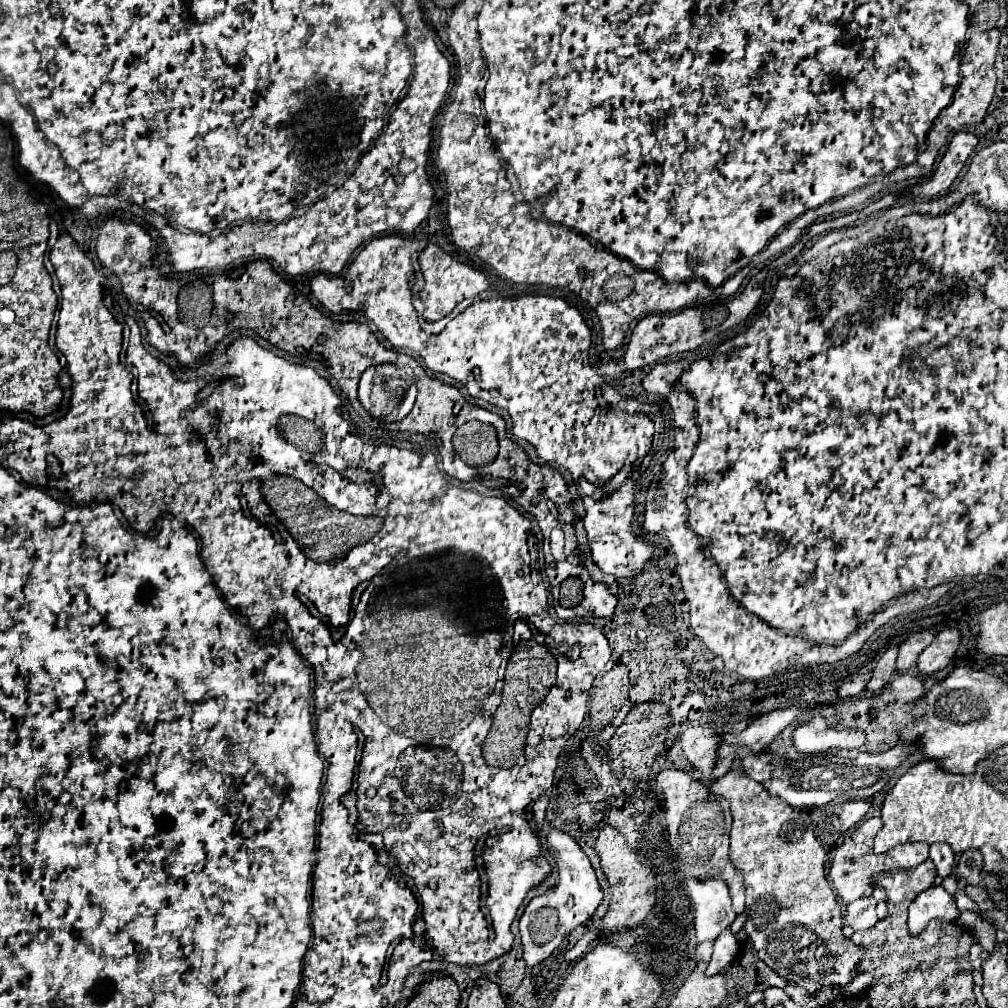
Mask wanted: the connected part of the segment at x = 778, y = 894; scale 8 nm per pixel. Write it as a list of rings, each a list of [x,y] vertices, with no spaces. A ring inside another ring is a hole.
[[[738,759],[732,763],[732,769],[730,769],[724,777],[716,779],[716,781],[710,785],[710,793],[716,795],[716,797],[722,797],[722,799],[726,799],[726,801],[730,801],[730,813],[732,813],[732,821],[734,821],[734,823],[732,823],[732,831],[730,831],[730,861],[732,861],[732,865],[742,873],[742,879],[744,879],[744,889],[746,889],[746,911],[744,911],[746,923],[744,923],[744,931],[746,931],[746,935],[750,937],[750,941],[754,943],[754,949],[756,949],[758,957],[760,957],[764,963],[770,963],[770,969],[776,971],[780,977],[788,979],[790,983],[794,983],[794,985],[798,985],[798,987],[804,987],[808,993],[816,993],[818,989],[822,989],[822,987],[826,987],[826,985],[846,985],[846,983],[850,983],[850,981],[856,977],[856,965],[858,965],[858,961],[862,959],[862,947],[854,945],[850,939],[846,939],[846,937],[842,935],[842,911],[840,911],[838,901],[834,899],[834,897],[836,897],[836,895],[834,895],[834,889],[830,887],[830,881],[828,881],[828,877],[826,877],[826,873],[824,873],[824,849],[822,849],[822,845],[820,845],[820,843],[816,841],[816,837],[814,837],[814,829],[812,829],[812,821],[810,821],[808,813],[798,811],[798,809],[786,805],[784,801],[780,801],[778,797],[768,795],[768,791],[766,791],[760,783],[752,781],[750,777],[746,777],[746,775],[742,773],[742,767],[740,767],[740,761],[738,761]]]

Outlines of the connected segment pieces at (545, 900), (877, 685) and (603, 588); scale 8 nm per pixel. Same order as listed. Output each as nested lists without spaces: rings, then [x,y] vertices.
[[[552,829],[548,833],[548,851],[552,853],[558,869],[558,883],[548,889],[546,893],[534,897],[522,917],[520,917],[520,937],[522,937],[522,949],[524,949],[524,961],[532,967],[544,961],[560,943],[562,939],[580,923],[590,919],[596,911],[596,907],[602,901],[602,889],[596,881],[596,873],[580,849],[580,845],[564,831]]]
[[[888,647],[884,651],[884,655],[880,657],[878,665],[872,671],[872,679],[866,683],[866,691],[870,693],[878,693],[886,683],[890,683],[890,679],[894,677],[894,659],[896,659],[896,647]]]
[[[588,583],[582,593],[582,601],[574,607],[566,607],[562,603],[554,603],[556,615],[566,621],[574,617],[612,617],[618,599],[610,593],[610,587],[604,583]]]

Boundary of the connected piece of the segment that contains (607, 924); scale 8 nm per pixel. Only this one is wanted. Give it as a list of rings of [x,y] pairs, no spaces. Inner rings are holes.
[[[604,827],[596,839],[596,853],[600,857],[600,865],[602,871],[606,875],[606,881],[610,885],[610,905],[606,915],[600,919],[598,927],[600,931],[616,931],[620,927],[636,927],[640,925],[646,915],[650,913],[650,907],[656,903],[656,875],[652,873],[650,867],[644,865],[642,857],[638,851],[630,849],[624,841],[624,837],[612,829],[612,827]]]

